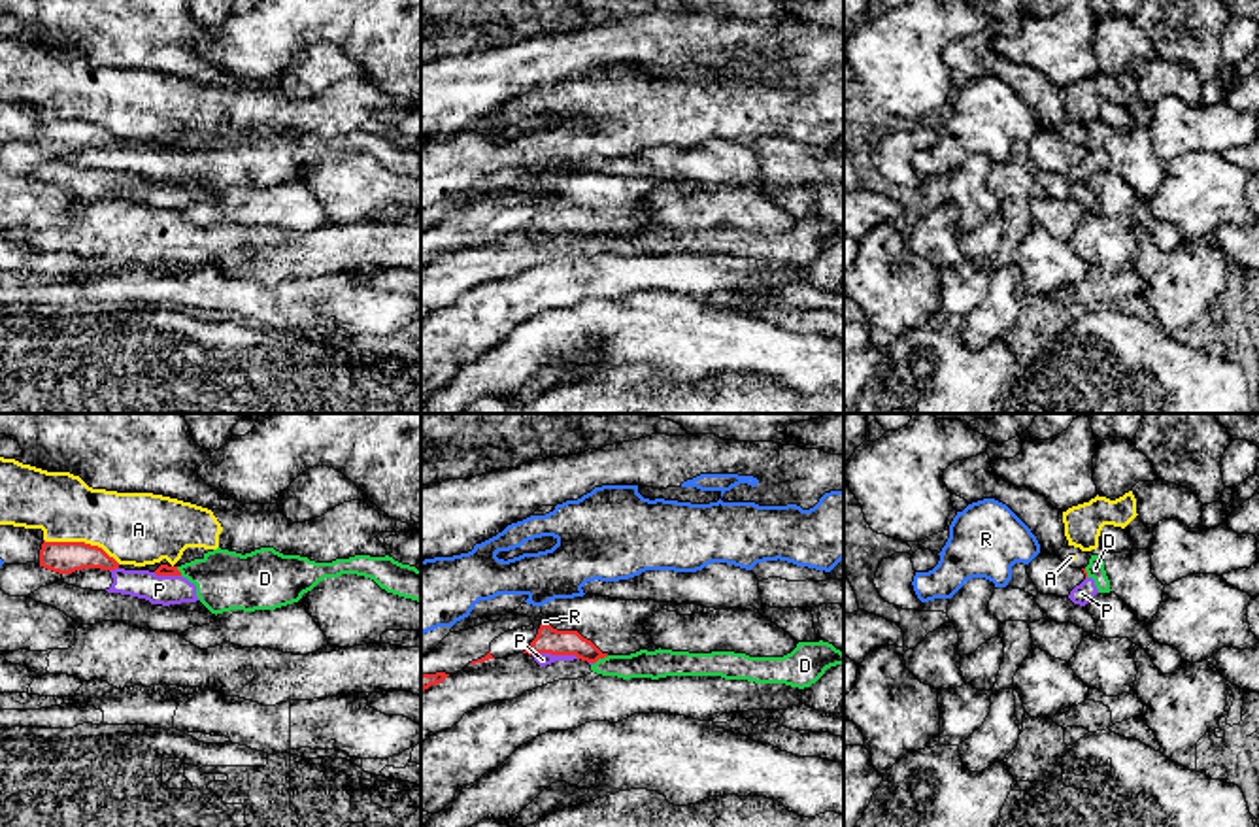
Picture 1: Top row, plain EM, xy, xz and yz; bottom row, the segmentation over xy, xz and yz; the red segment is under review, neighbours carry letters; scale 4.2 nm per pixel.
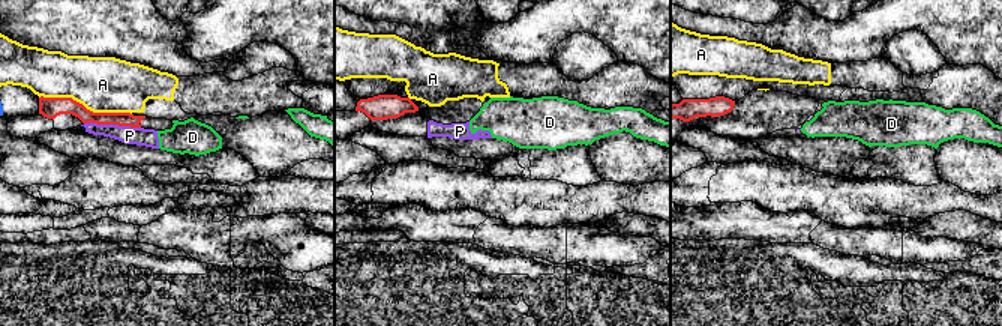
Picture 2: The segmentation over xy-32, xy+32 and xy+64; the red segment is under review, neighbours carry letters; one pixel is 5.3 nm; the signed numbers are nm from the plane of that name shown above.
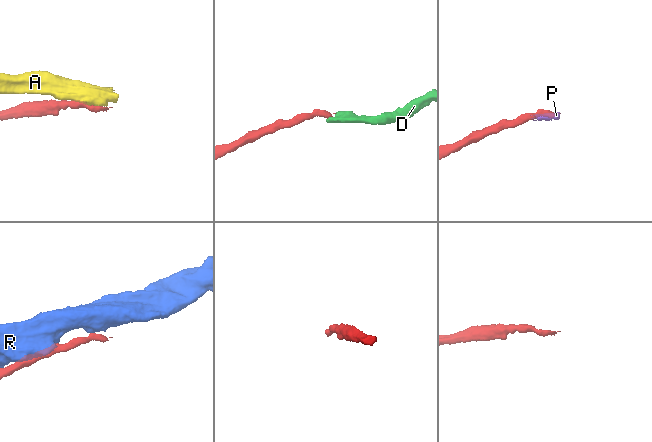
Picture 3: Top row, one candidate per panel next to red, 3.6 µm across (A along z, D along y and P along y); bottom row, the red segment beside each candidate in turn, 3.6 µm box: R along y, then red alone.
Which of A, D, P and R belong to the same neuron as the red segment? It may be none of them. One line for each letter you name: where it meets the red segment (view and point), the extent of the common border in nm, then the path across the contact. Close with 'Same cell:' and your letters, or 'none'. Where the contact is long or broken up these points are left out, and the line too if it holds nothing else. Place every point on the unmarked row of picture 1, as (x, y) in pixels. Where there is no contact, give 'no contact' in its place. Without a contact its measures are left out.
Same cell: none

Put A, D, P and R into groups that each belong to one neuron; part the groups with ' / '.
A / D P / R

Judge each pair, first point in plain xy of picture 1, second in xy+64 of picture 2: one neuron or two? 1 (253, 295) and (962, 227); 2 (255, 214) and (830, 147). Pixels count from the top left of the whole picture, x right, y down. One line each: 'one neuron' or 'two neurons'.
1: two neurons
2: two neurons

